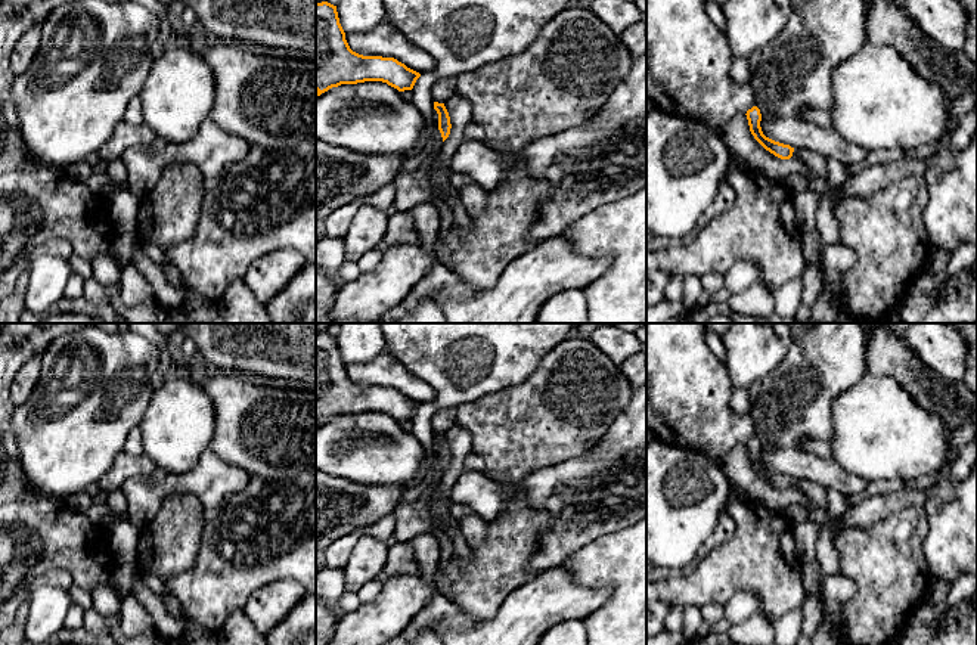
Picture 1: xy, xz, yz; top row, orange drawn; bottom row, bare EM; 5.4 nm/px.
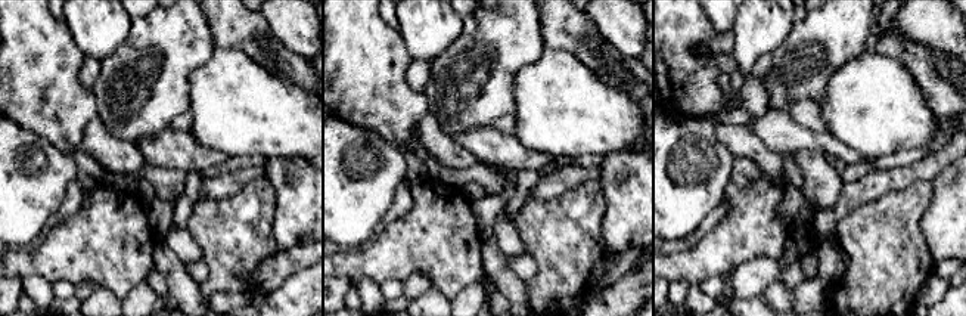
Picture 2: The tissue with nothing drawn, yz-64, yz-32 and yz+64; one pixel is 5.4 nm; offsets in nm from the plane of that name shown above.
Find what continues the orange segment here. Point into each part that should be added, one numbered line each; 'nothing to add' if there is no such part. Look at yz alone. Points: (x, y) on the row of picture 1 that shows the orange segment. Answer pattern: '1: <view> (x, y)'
1: yz (819, 176)

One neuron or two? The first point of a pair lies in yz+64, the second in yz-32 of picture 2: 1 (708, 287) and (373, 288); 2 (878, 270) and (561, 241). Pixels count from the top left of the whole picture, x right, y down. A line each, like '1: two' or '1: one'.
1: two
2: one

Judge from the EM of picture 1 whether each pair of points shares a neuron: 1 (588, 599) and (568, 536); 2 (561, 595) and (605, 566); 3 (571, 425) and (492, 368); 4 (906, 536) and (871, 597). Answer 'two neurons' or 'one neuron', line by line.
1: two neurons
2: two neurons
3: two neurons
4: one neuron

